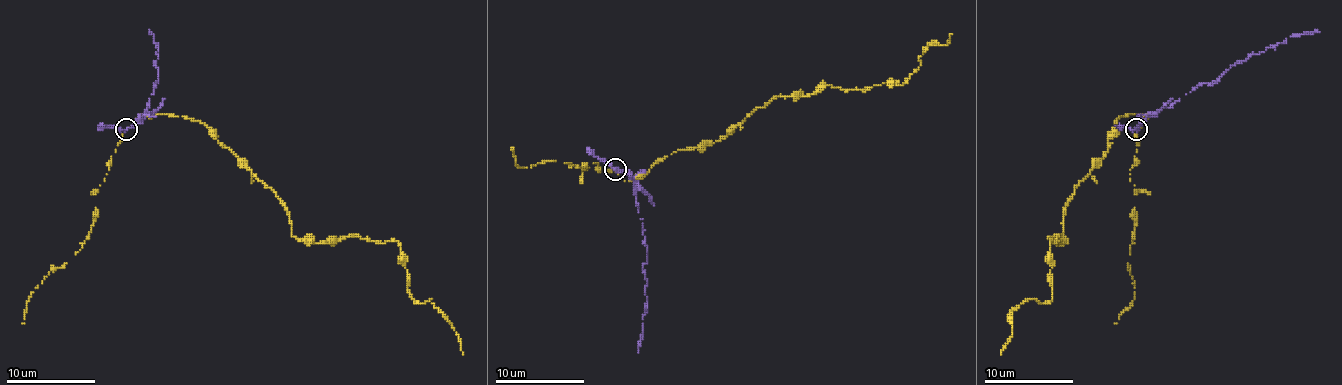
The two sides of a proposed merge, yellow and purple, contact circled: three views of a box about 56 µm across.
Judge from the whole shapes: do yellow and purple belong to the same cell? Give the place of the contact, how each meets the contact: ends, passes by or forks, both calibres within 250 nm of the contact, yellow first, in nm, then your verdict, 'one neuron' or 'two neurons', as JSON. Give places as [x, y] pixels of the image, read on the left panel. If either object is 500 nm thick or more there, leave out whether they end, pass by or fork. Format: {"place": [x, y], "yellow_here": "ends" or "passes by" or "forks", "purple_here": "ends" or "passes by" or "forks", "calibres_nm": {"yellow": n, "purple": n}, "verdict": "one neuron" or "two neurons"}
{"place": [126, 129], "yellow_here": "ends", "purple_here": "passes by", "calibres_nm": {"yellow": 160, "purple": 280}, "verdict": "two neurons"}

